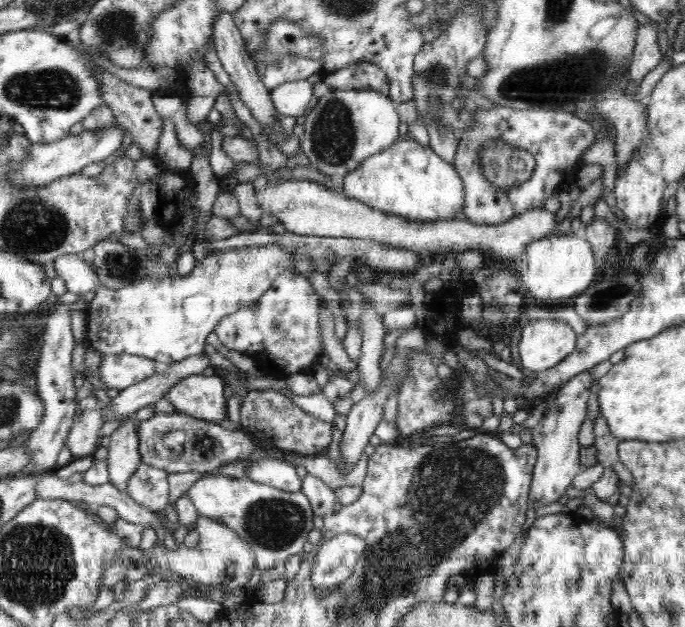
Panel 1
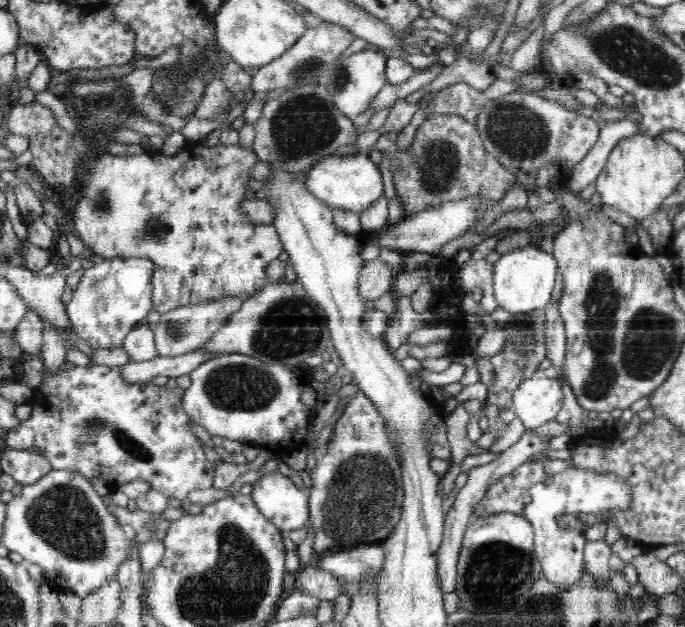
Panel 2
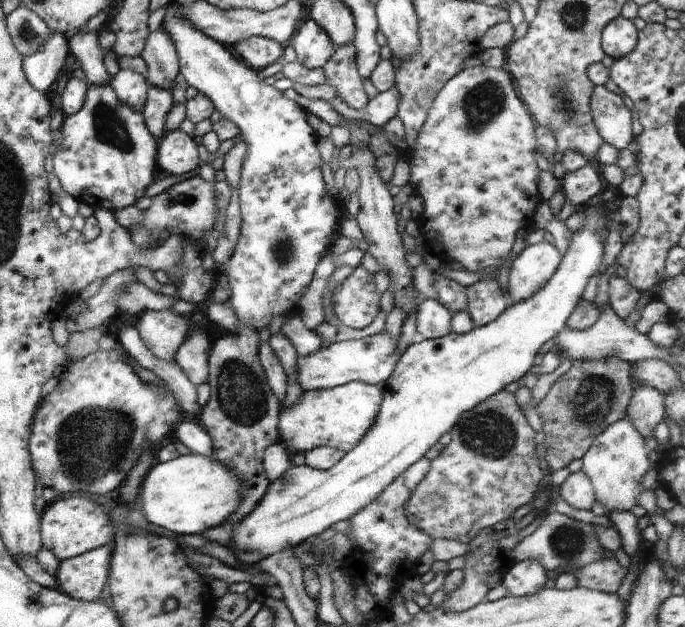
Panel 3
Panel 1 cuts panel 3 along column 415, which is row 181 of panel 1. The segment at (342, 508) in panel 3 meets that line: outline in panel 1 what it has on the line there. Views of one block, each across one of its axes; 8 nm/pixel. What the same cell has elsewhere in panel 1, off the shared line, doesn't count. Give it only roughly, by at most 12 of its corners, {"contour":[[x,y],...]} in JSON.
{"contour":[[399,138],[342,179],[409,221],[461,217],[453,164]]}

